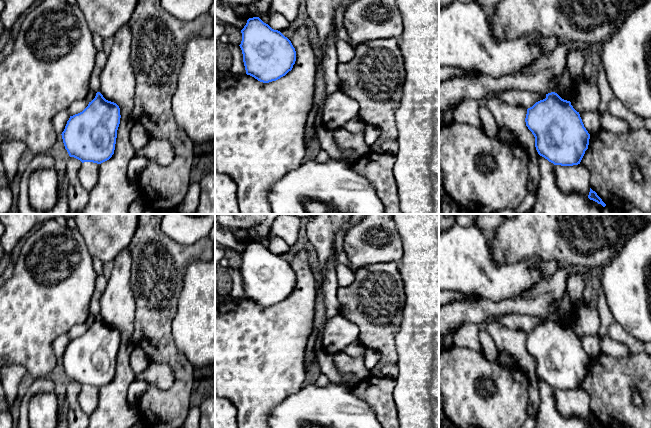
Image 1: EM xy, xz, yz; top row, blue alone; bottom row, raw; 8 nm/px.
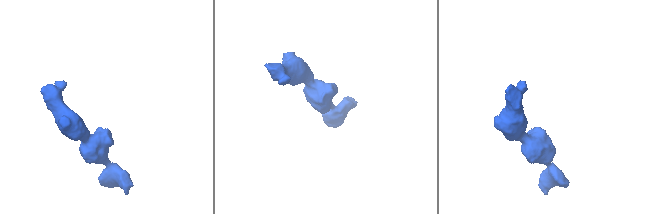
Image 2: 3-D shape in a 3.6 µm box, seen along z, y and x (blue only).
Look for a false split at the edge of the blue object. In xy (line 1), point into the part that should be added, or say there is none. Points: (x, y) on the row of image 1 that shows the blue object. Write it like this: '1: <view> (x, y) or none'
1: none

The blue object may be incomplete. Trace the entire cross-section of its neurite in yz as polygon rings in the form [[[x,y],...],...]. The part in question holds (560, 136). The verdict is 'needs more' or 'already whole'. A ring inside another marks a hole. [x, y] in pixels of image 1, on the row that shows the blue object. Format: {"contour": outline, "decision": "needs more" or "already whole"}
{"contour": [[[555,92],[548,93],[545,99],[527,109],[525,122],[535,137],[540,156],[554,165],[580,164],[590,134],[570,101]]], "decision": "already whole"}

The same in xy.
{"contour": [[[97,92],[95,98],[82,112],[70,116],[61,134],[69,156],[80,160],[82,163],[101,164],[109,160],[114,154],[120,118],[119,106],[106,100],[100,92]]], "decision": "already whole"}

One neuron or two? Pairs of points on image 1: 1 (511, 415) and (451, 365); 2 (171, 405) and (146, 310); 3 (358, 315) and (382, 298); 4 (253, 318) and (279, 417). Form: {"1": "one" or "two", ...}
{"1": "one", "2": "one", "3": "one", "4": "two"}

